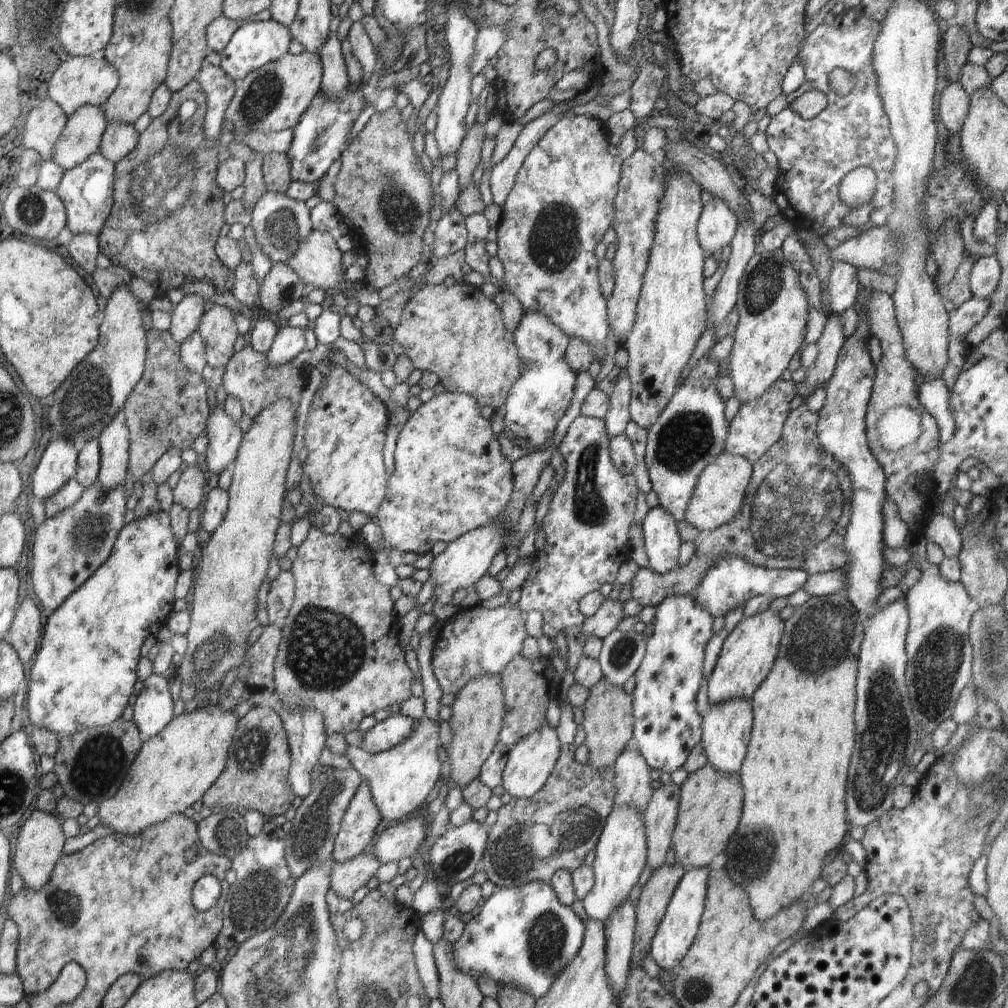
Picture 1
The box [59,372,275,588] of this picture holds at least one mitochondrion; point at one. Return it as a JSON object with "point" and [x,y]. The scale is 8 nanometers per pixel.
{"point":[147,424]}

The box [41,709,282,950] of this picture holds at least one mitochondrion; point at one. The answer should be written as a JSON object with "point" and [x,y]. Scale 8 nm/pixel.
{"point":[99,762]}

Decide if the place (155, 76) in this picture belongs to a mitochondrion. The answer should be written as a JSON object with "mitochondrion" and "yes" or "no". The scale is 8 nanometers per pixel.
{"mitochondrion":"no"}

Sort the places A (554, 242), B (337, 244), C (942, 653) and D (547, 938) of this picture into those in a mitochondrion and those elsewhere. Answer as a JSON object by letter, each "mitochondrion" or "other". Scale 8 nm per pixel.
{"A":"mitochondrion","B":"other","C":"mitochondrion","D":"mitochondrion"}

